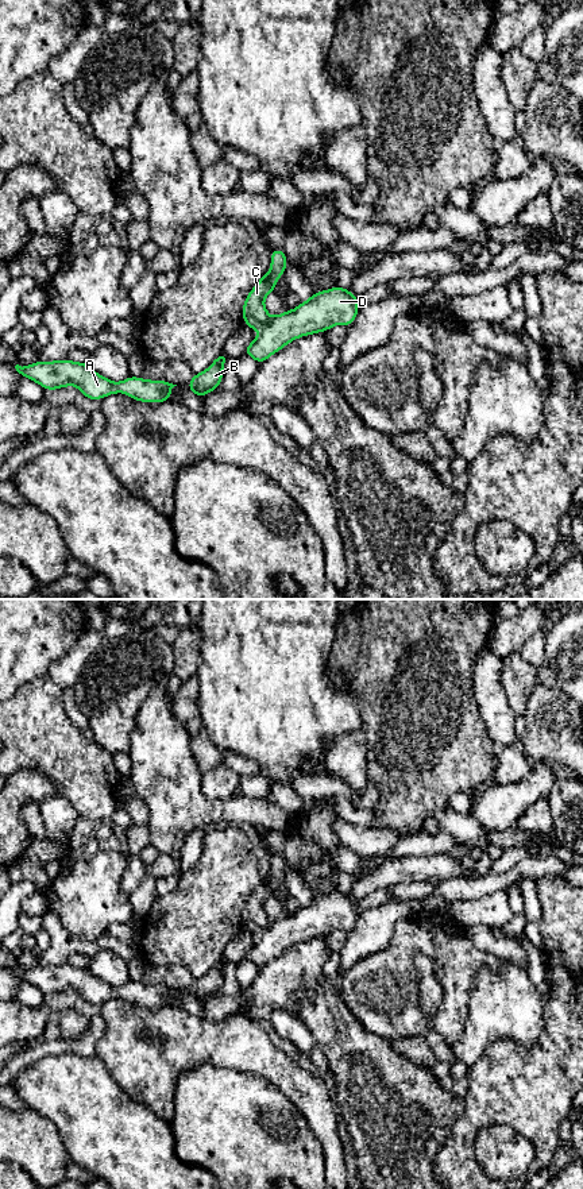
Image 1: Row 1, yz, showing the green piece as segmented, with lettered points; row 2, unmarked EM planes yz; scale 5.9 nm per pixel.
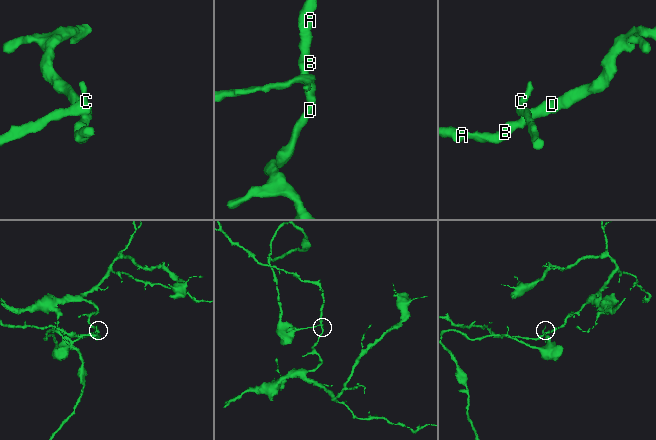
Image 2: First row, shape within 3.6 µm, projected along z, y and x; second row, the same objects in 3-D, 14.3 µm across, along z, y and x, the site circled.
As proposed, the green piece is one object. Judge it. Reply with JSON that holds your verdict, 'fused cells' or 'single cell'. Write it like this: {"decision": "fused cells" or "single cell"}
{"decision": "fused cells"}

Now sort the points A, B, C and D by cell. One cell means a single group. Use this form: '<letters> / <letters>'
A B D / C

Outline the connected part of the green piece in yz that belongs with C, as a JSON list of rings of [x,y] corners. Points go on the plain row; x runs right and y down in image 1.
[[[282,854],[271,856],[271,873],[248,897],[242,919],[244,927],[254,934],[263,934],[270,927],[270,920],[263,910],[265,902],[274,896],[278,883],[285,877],[287,862]]]

